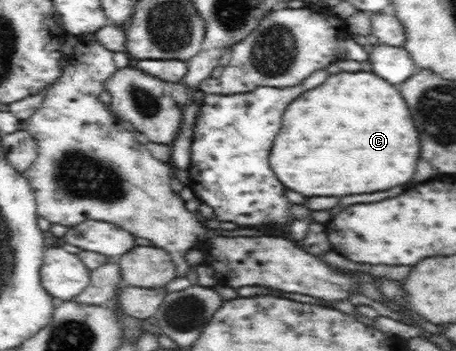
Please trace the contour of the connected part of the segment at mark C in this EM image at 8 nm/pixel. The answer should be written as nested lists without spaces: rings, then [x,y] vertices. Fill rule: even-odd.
[[[373,71],[330,74],[319,88],[303,92],[283,114],[283,128],[270,150],[277,178],[303,196],[349,196],[369,194],[401,186],[413,178],[419,160],[419,134],[411,112],[394,84]]]

